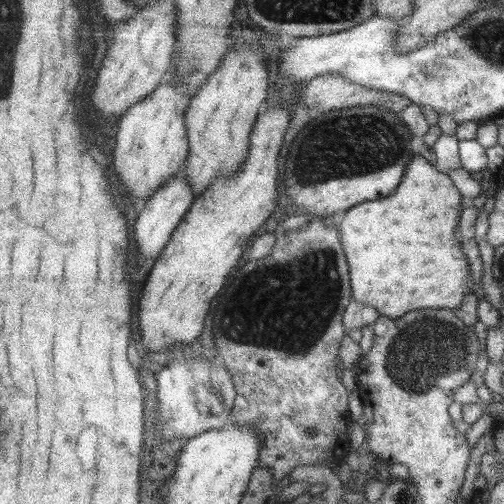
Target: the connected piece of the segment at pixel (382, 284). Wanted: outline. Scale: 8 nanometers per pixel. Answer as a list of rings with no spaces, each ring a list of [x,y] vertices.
[[[425,153],[414,155],[413,158],[405,164],[405,173],[403,174],[402,182],[399,182],[399,186],[396,188],[395,194],[389,194],[387,198],[355,204],[352,208],[349,208],[347,212],[343,212],[343,220],[341,220],[337,226],[340,235],[339,240],[341,240],[341,246],[343,246],[343,254],[345,254],[347,264],[349,264],[349,278],[351,278],[351,284],[349,284],[349,286],[351,286],[350,300],[359,302],[364,306],[373,306],[380,316],[385,316],[386,318],[400,318],[403,314],[411,310],[458,308],[460,306],[459,304],[461,304],[461,300],[463,300],[463,296],[473,290],[473,278],[469,273],[467,258],[465,258],[465,254],[461,252],[461,244],[455,240],[455,230],[458,226],[457,218],[463,210],[461,194],[459,194],[451,178],[449,178],[445,172],[437,172],[437,170],[435,170],[433,163],[428,160]]]

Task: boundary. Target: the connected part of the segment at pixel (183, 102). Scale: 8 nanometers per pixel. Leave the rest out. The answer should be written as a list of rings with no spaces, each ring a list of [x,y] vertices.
[[[175,73],[167,75],[163,84],[157,85],[141,101],[131,105],[116,121],[115,147],[112,163],[119,180],[125,185],[132,201],[142,204],[159,186],[170,180],[175,172],[184,166],[189,147],[187,146],[187,129],[183,114],[189,104],[189,91]]]

